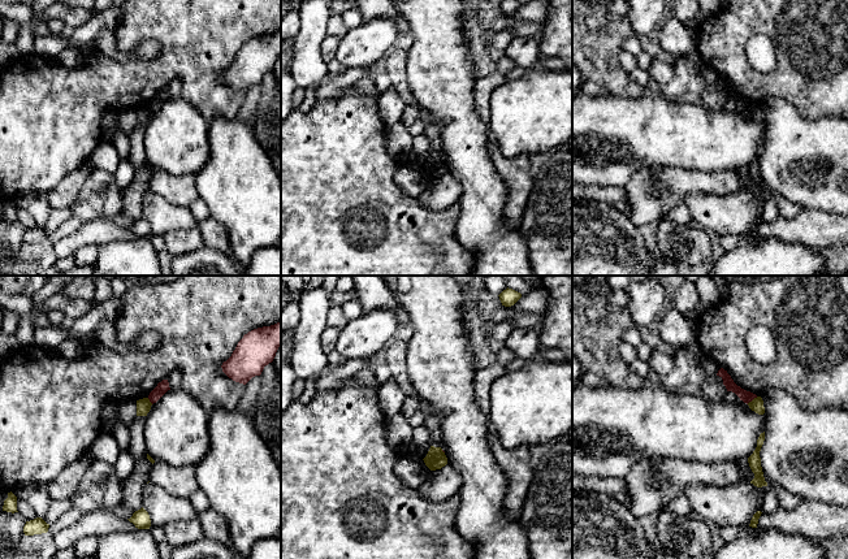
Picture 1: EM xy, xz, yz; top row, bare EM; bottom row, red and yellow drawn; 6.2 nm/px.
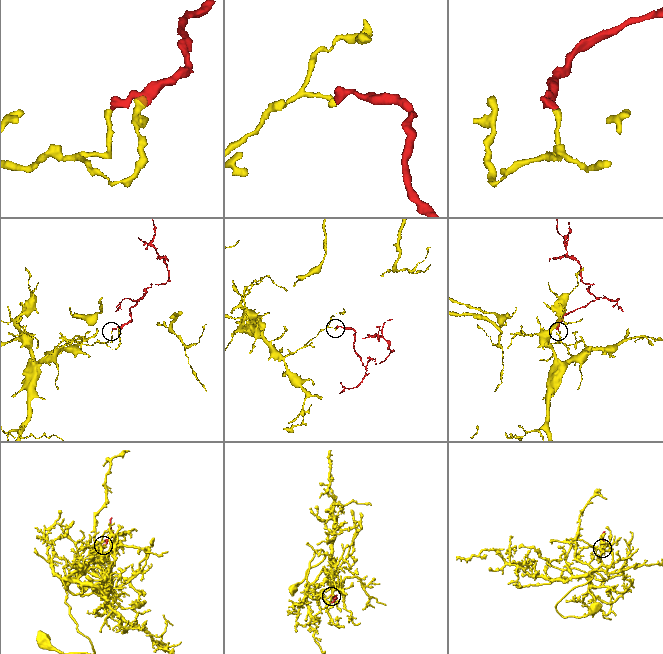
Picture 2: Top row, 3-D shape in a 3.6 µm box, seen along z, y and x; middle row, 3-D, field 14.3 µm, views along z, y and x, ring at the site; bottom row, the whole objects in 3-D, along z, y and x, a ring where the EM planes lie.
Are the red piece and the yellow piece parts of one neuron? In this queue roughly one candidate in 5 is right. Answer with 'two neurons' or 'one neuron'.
two neurons

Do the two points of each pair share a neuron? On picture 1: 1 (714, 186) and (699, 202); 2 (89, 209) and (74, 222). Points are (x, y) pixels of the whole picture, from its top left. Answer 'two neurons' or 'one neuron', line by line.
1: two neurons
2: two neurons

